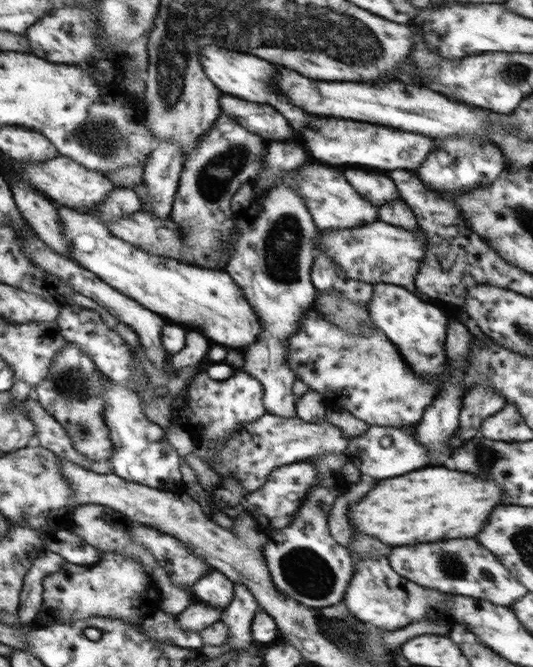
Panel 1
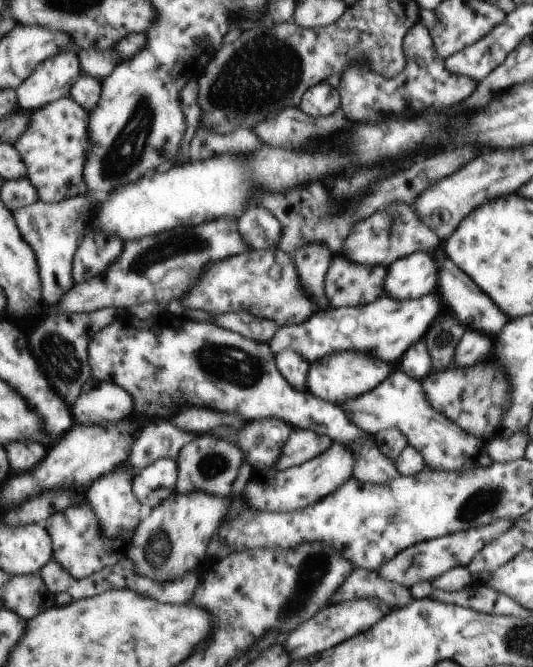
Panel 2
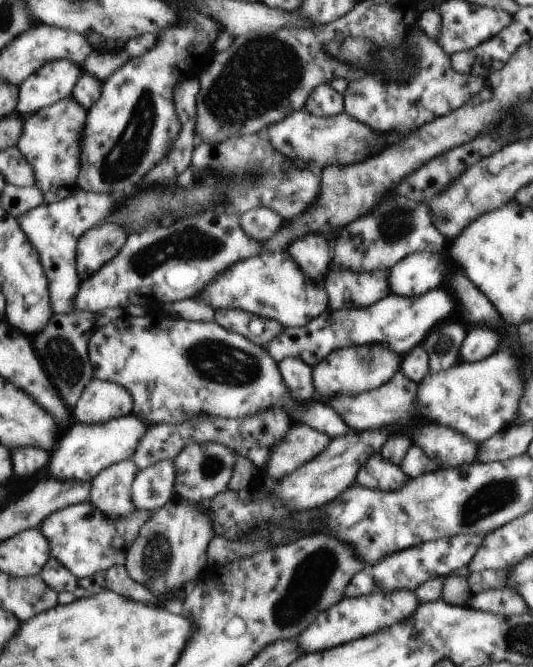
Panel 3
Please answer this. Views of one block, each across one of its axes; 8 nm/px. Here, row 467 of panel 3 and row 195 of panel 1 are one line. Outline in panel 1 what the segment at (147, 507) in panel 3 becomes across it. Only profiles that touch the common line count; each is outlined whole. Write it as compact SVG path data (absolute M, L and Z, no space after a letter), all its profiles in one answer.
M159 142L144 167L143 184L148 185L148 198L143 201L141 212L153 214L160 220L169 219L183 161L179 143Z

